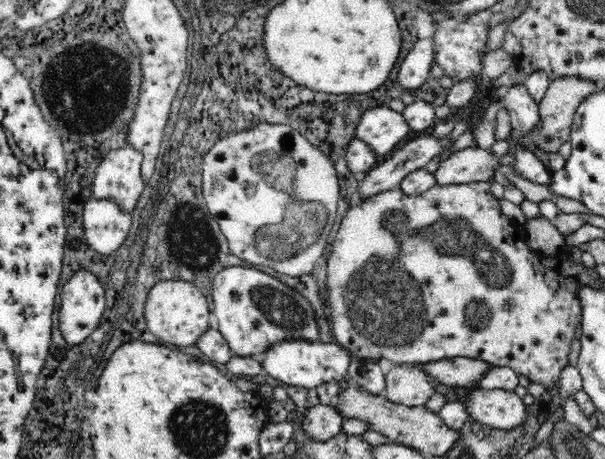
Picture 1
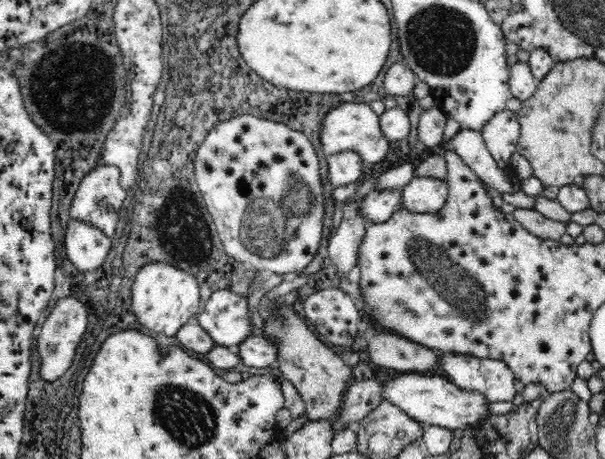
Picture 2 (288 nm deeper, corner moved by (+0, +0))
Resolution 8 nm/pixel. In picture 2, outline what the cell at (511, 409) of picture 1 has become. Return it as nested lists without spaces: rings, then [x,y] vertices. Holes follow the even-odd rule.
[[[398,374],[394,378],[384,380],[382,398],[396,404],[404,410],[412,420],[422,422],[424,426],[440,426],[454,430],[464,430],[480,424],[490,416],[488,404],[492,404],[486,396],[464,392],[456,388],[456,384],[440,378],[440,376],[422,376],[422,374]]]

